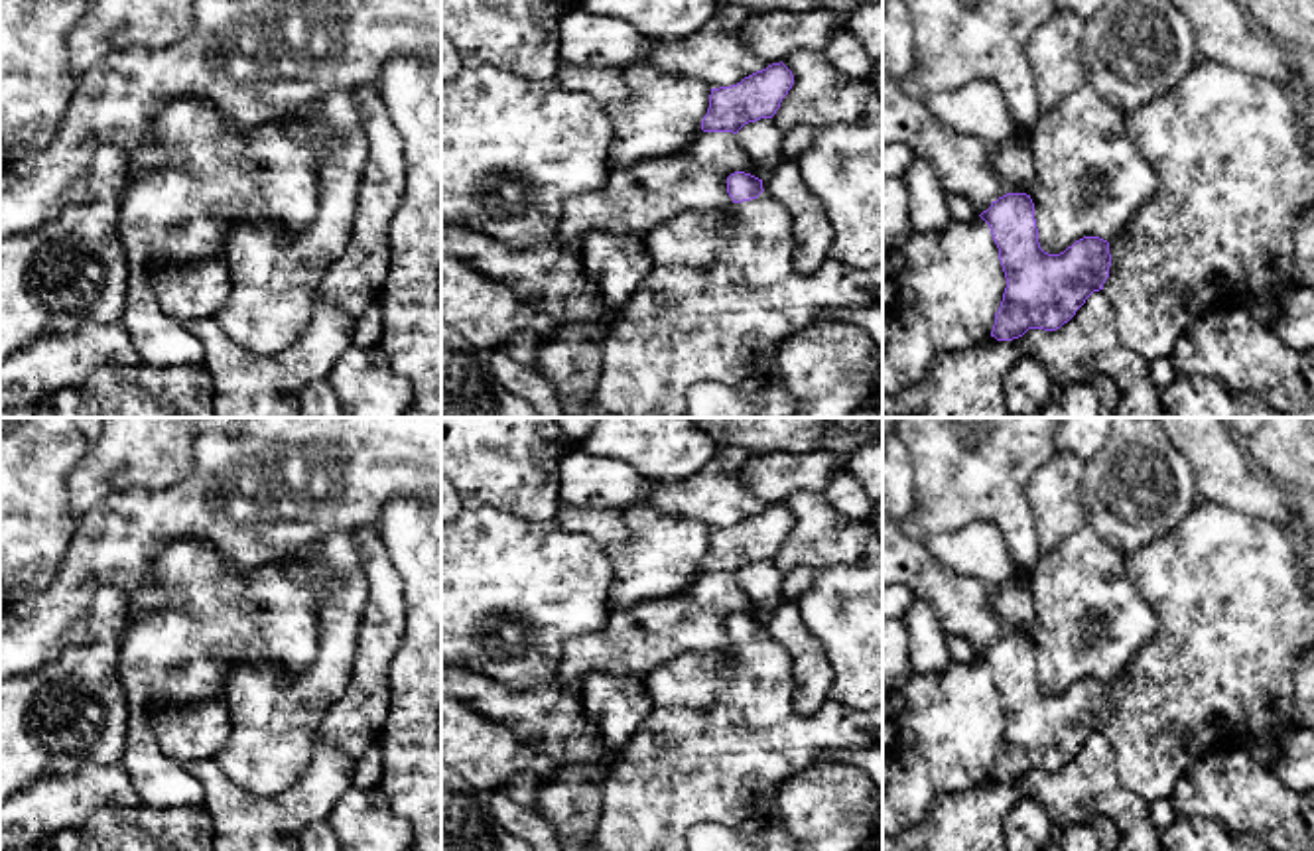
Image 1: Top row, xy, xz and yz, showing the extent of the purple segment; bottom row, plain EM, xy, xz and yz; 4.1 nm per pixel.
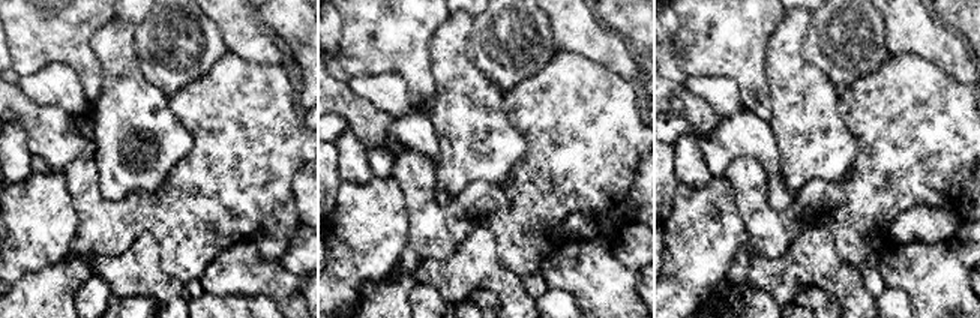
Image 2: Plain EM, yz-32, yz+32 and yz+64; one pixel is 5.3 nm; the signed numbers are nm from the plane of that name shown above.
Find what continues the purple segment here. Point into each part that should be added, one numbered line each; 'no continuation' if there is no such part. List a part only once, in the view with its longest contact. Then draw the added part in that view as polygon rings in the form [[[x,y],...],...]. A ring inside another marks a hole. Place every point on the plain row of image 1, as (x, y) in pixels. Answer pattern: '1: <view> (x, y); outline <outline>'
1: yz (1234, 613); outline [[[1200,500],[1166,536],[1127,559],[1133,587],[1158,617],[1156,634],[1141,646],[1131,666],[1109,682],[1109,719],[1103,735],[1117,756],[1125,790],[1152,804],[1170,798],[1190,764],[1221,745],[1247,747],[1257,762],[1273,768],[1284,739],[1296,729],[1292,672],[1314,642],[1314,599],[1302,561],[1277,524]]]

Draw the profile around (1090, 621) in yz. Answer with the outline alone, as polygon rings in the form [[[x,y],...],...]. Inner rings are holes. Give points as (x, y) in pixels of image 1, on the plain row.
[[[1070,451],[1054,457],[1030,479],[1026,498],[1038,532],[1038,559],[1026,583],[1036,615],[1030,636],[1040,689],[1060,695],[1084,678],[1111,682],[1156,634],[1158,617],[1133,587],[1127,557],[1093,528],[1082,502],[1085,463]]]

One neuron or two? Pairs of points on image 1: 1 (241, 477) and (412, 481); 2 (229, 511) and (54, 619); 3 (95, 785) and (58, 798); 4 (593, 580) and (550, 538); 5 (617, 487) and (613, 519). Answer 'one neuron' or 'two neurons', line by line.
1: one neuron
2: one neuron
3: one neuron
4: one neuron
5: two neurons

